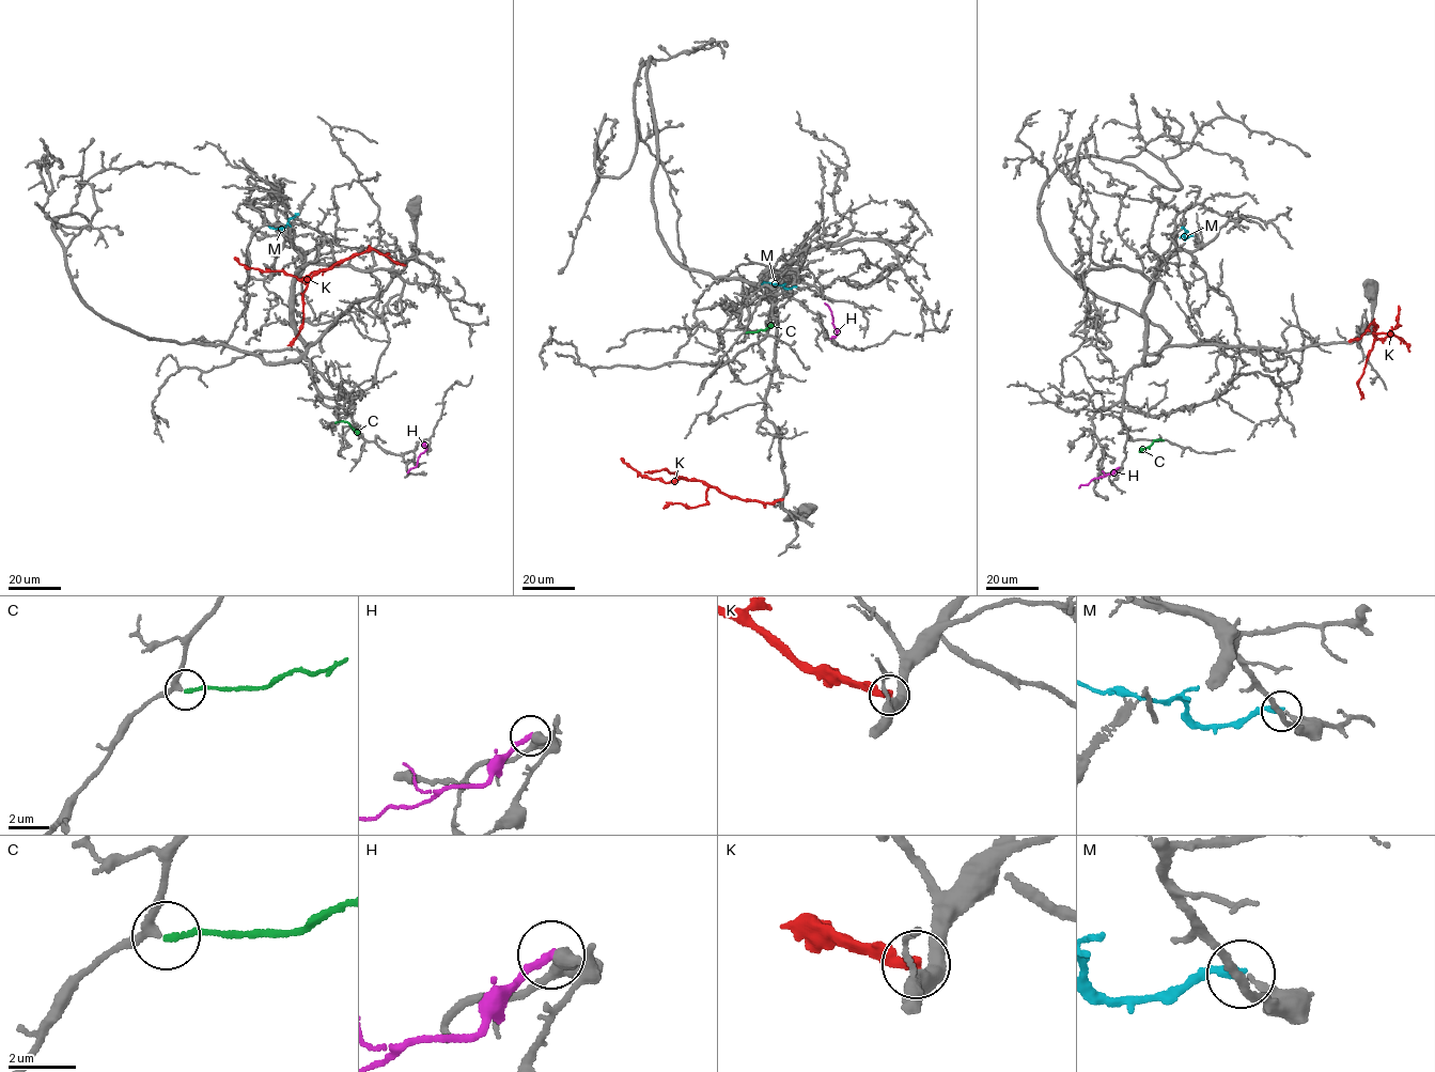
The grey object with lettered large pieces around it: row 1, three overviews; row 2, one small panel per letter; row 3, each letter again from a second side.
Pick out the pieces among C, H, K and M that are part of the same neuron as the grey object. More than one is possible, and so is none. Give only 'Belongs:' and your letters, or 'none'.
Belongs: C

